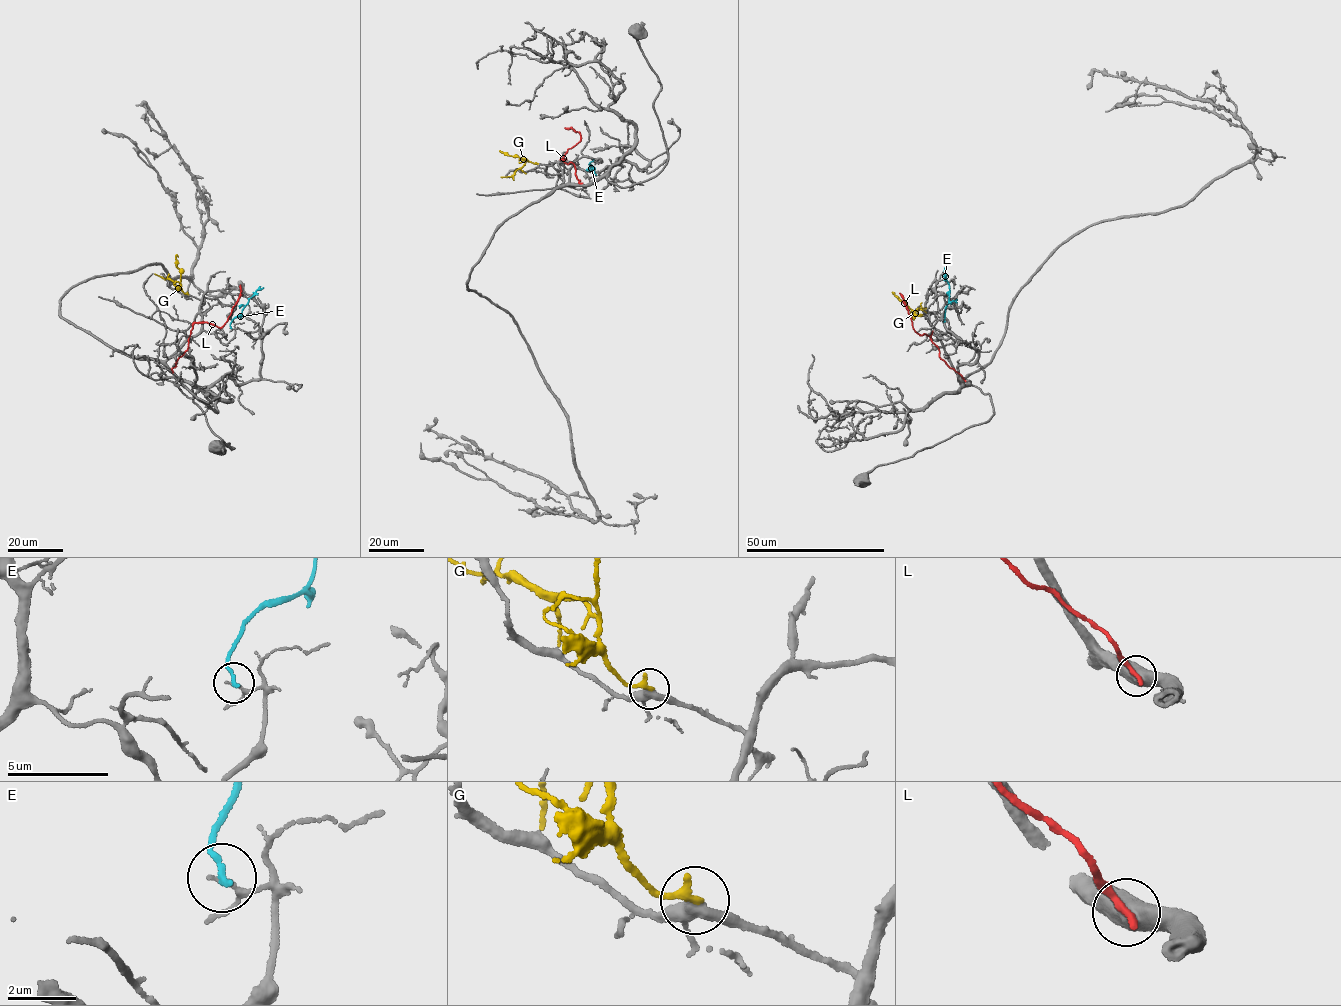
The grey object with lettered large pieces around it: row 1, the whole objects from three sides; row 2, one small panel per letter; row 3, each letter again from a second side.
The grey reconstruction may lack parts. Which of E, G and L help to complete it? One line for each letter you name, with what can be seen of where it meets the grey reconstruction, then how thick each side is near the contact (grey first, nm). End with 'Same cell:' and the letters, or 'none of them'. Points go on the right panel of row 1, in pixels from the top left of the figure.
Same cell: none of them

